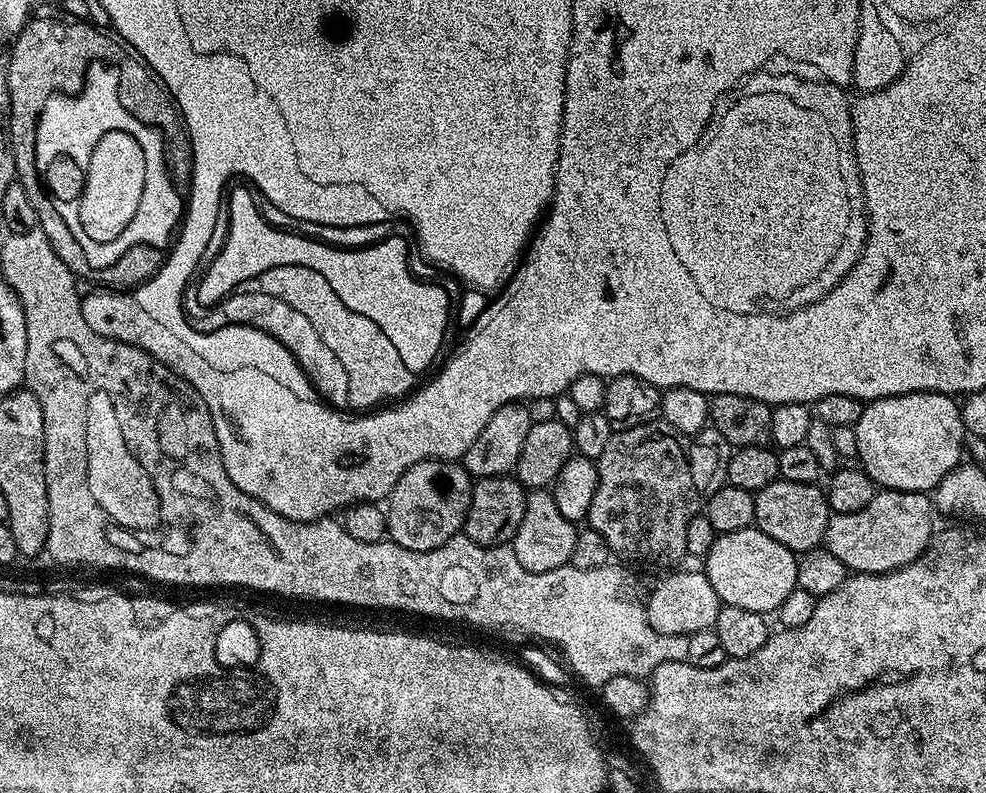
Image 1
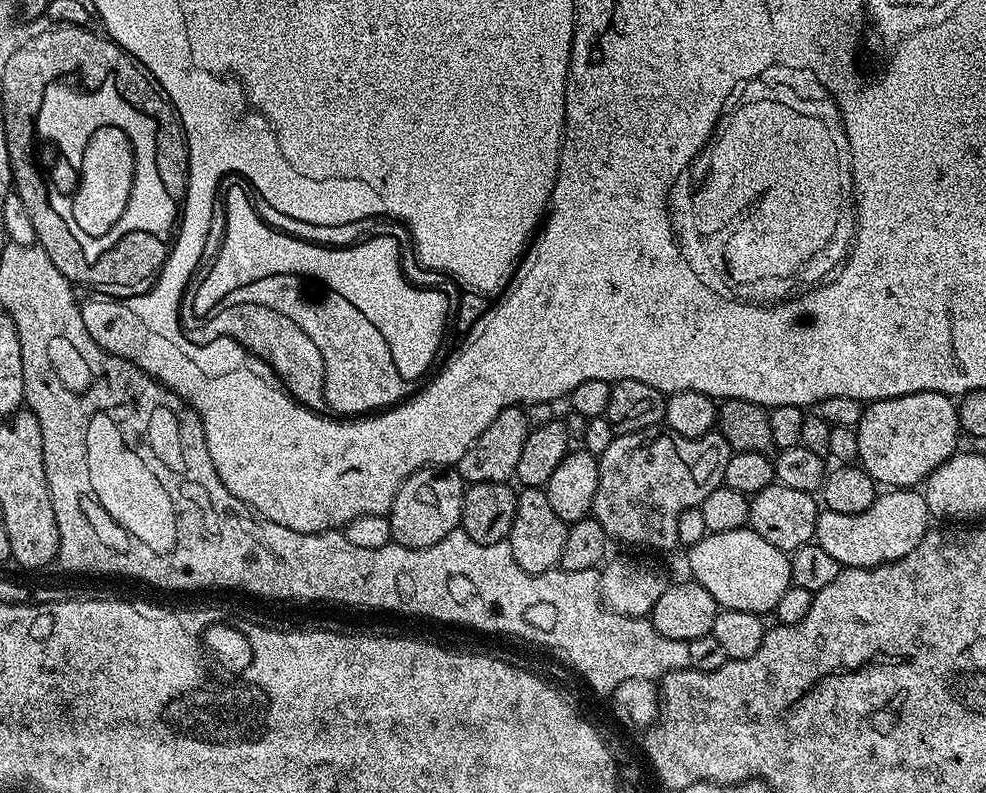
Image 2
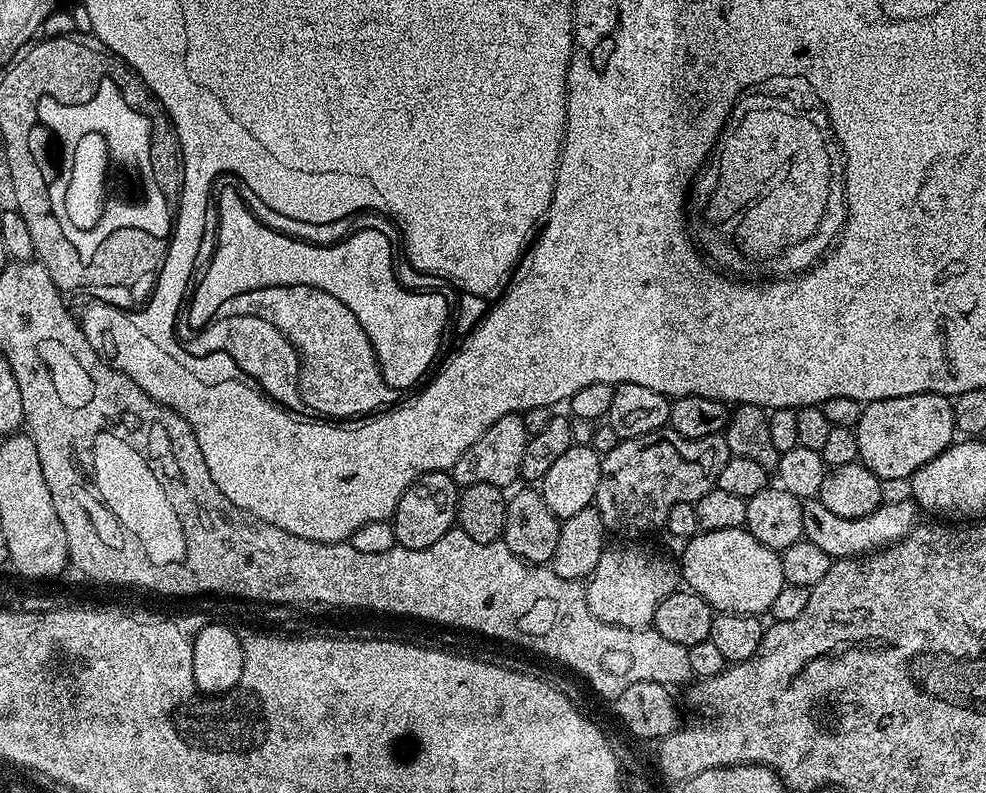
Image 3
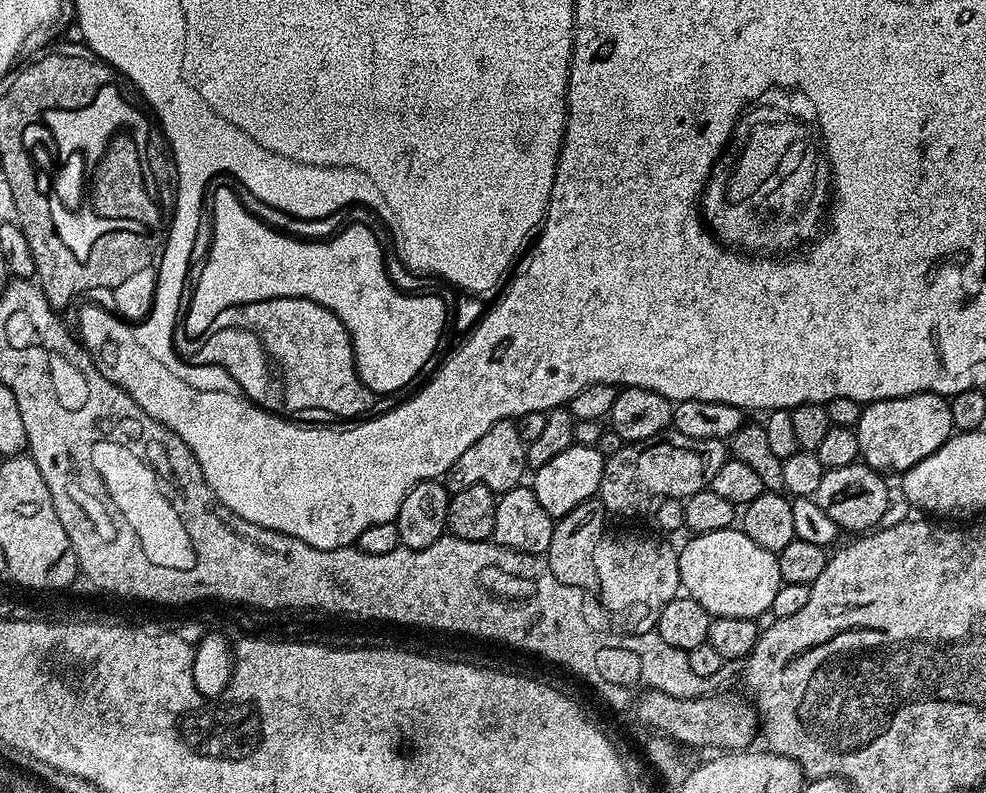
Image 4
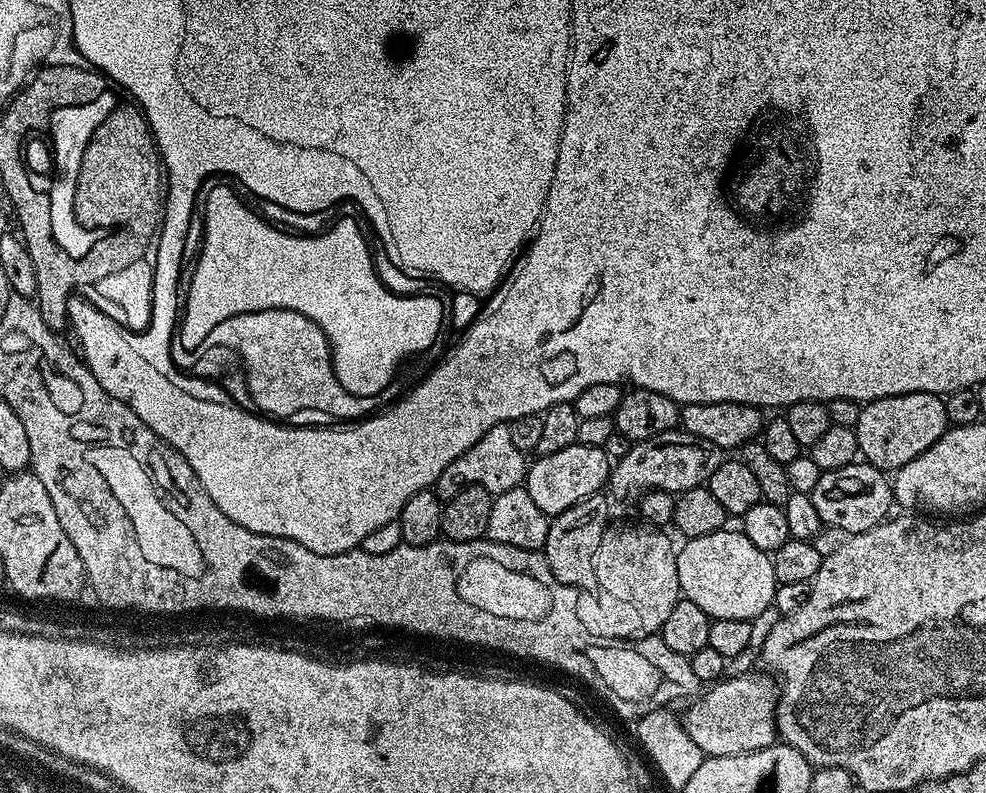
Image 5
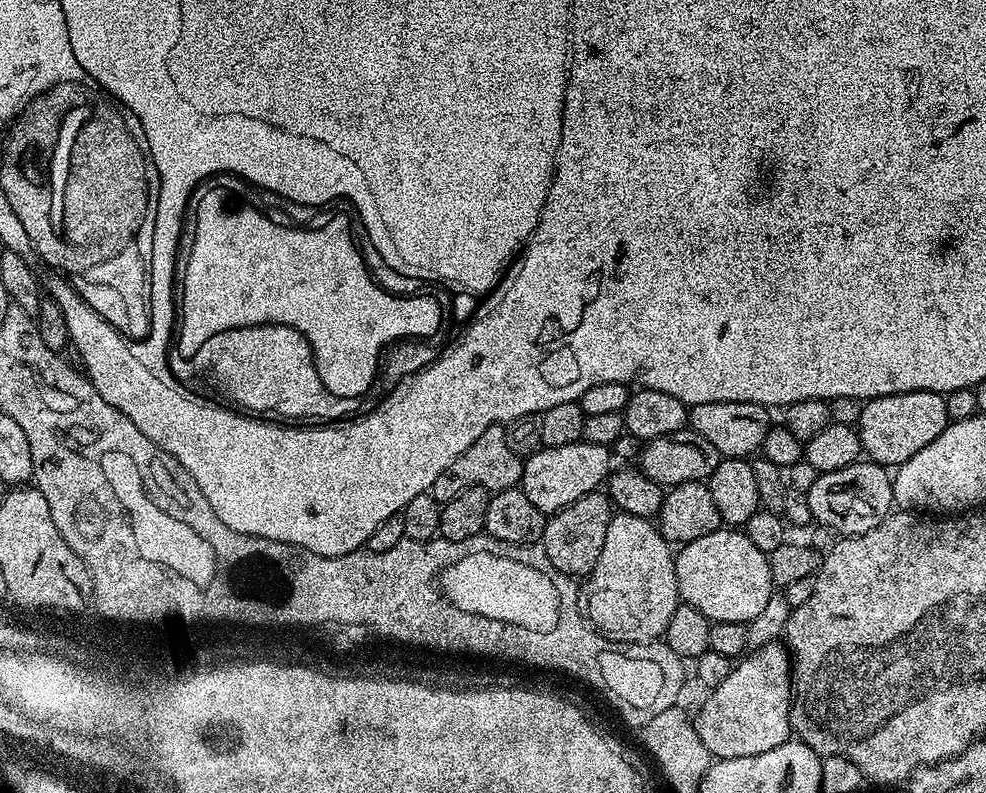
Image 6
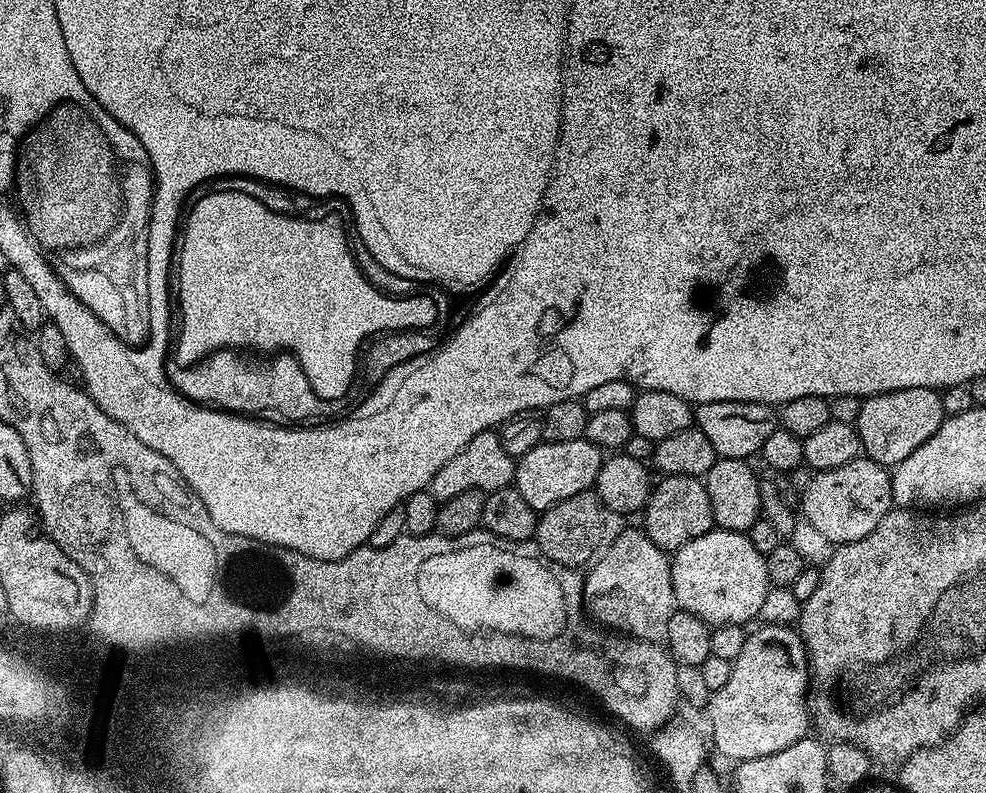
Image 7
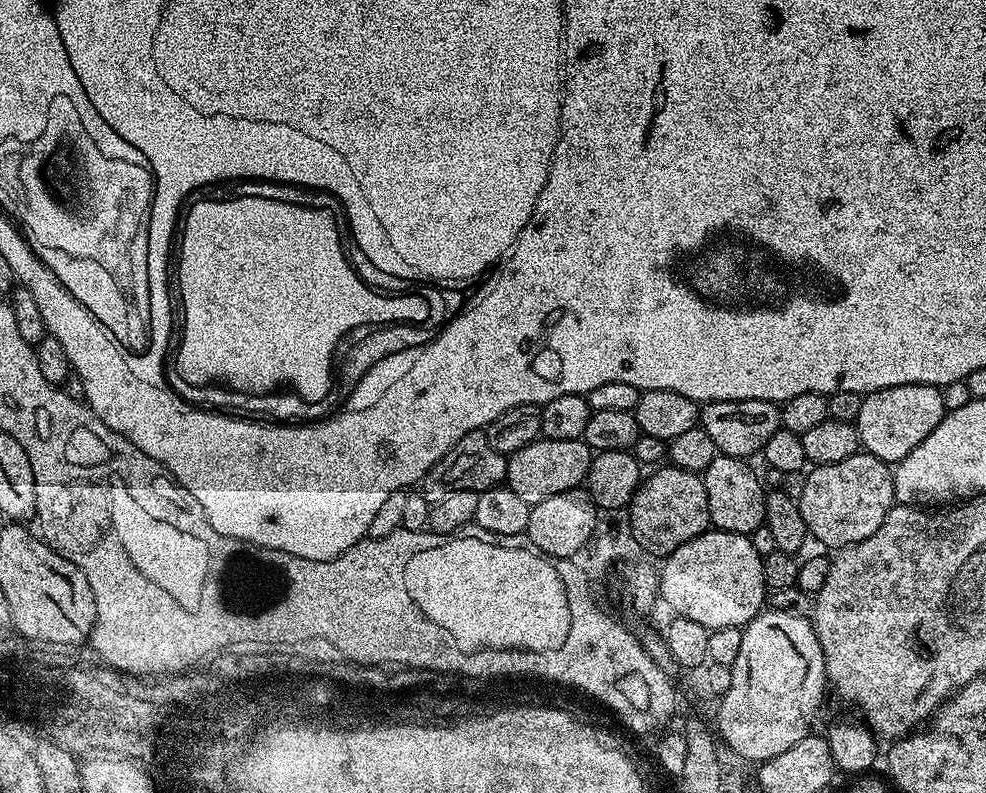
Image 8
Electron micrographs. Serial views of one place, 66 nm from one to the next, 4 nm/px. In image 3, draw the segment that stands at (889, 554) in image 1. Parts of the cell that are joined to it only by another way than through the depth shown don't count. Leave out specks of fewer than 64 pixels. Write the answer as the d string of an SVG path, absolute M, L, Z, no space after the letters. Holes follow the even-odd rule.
M818 498L802 502L803 539L821 548L833 558L851 558L853 556L869 555L888 547L901 540L906 532L917 521L918 515L915 505L906 500L881 503L874 511L862 518L840 518L822 506Z

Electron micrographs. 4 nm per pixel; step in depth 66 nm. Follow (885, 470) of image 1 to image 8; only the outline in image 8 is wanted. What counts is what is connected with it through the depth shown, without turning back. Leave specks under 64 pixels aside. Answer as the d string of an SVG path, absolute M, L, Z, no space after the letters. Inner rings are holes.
M934 384L890 386L886 390L869 392L864 396L855 422L860 447L885 464L895 466L930 434L930 430L934 430L934 426L938 426L938 422L942 422L945 411L942 391Z

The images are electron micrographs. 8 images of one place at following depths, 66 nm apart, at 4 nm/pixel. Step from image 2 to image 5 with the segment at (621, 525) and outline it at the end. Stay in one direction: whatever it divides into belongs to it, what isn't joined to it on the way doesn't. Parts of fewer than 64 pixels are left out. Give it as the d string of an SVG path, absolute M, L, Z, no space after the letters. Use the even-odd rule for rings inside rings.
M673 430L654 438L635 441L630 454L611 465L606 488L620 500L627 496L639 498L653 490L673 494L688 492L691 488L707 485L710 474L718 470L721 459L722 450L714 446L714 442L706 442L706 438L698 438L683 430Z

